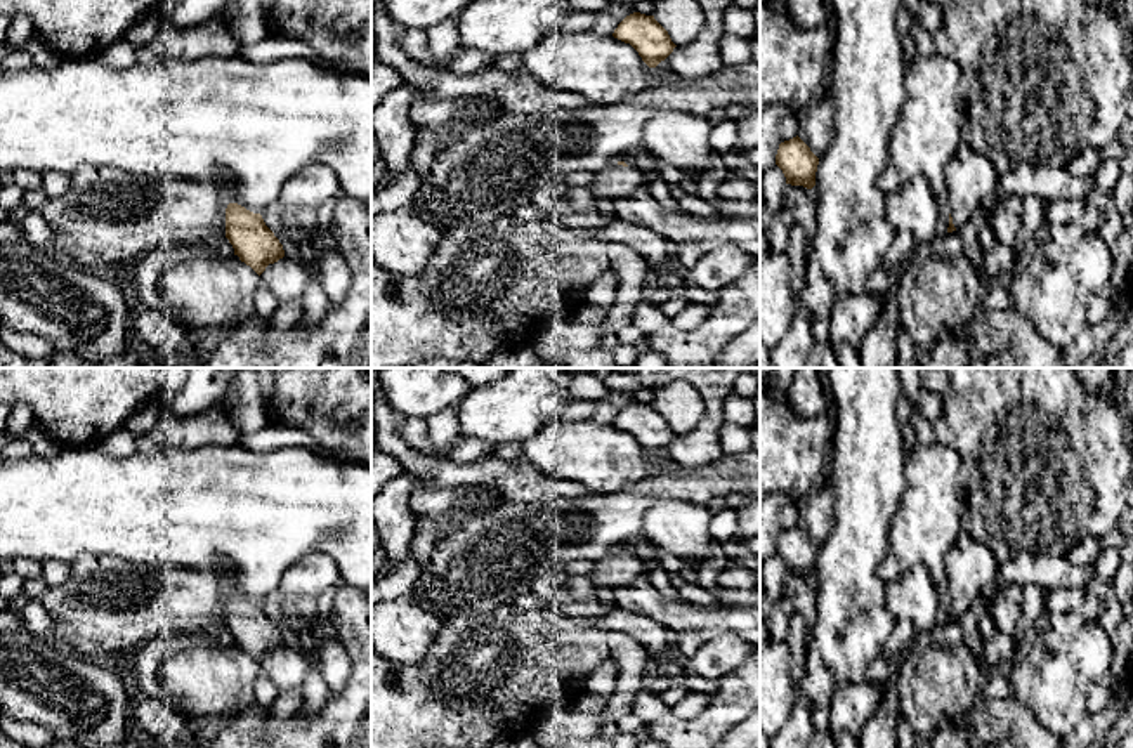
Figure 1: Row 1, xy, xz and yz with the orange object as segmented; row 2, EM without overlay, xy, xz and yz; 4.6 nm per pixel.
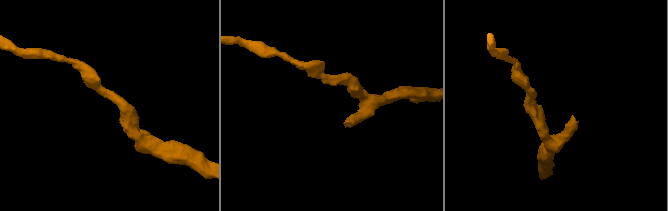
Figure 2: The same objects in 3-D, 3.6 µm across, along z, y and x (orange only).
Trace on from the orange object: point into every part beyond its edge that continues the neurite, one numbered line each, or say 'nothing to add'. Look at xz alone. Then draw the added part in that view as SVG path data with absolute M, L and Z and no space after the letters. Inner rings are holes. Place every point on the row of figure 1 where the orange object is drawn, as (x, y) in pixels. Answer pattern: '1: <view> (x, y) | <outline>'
1: xz (616, 181) | M614 163L606 170L593 174L588 189L597 198L599 205L609 210L614 200L633 194L647 182L651 182L647 174L633 167Z

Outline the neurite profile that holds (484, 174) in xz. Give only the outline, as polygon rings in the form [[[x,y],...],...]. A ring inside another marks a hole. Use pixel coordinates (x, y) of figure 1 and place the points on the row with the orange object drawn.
[[[748,61],[722,66],[706,78],[656,78],[640,99],[609,106],[585,106],[576,111],[503,113],[472,127],[436,154],[430,194],[425,201],[444,226],[491,224],[529,203],[534,189],[573,172],[599,174],[644,144],[644,125],[659,109],[708,116],[715,109],[743,104],[760,111],[760,64]]]

